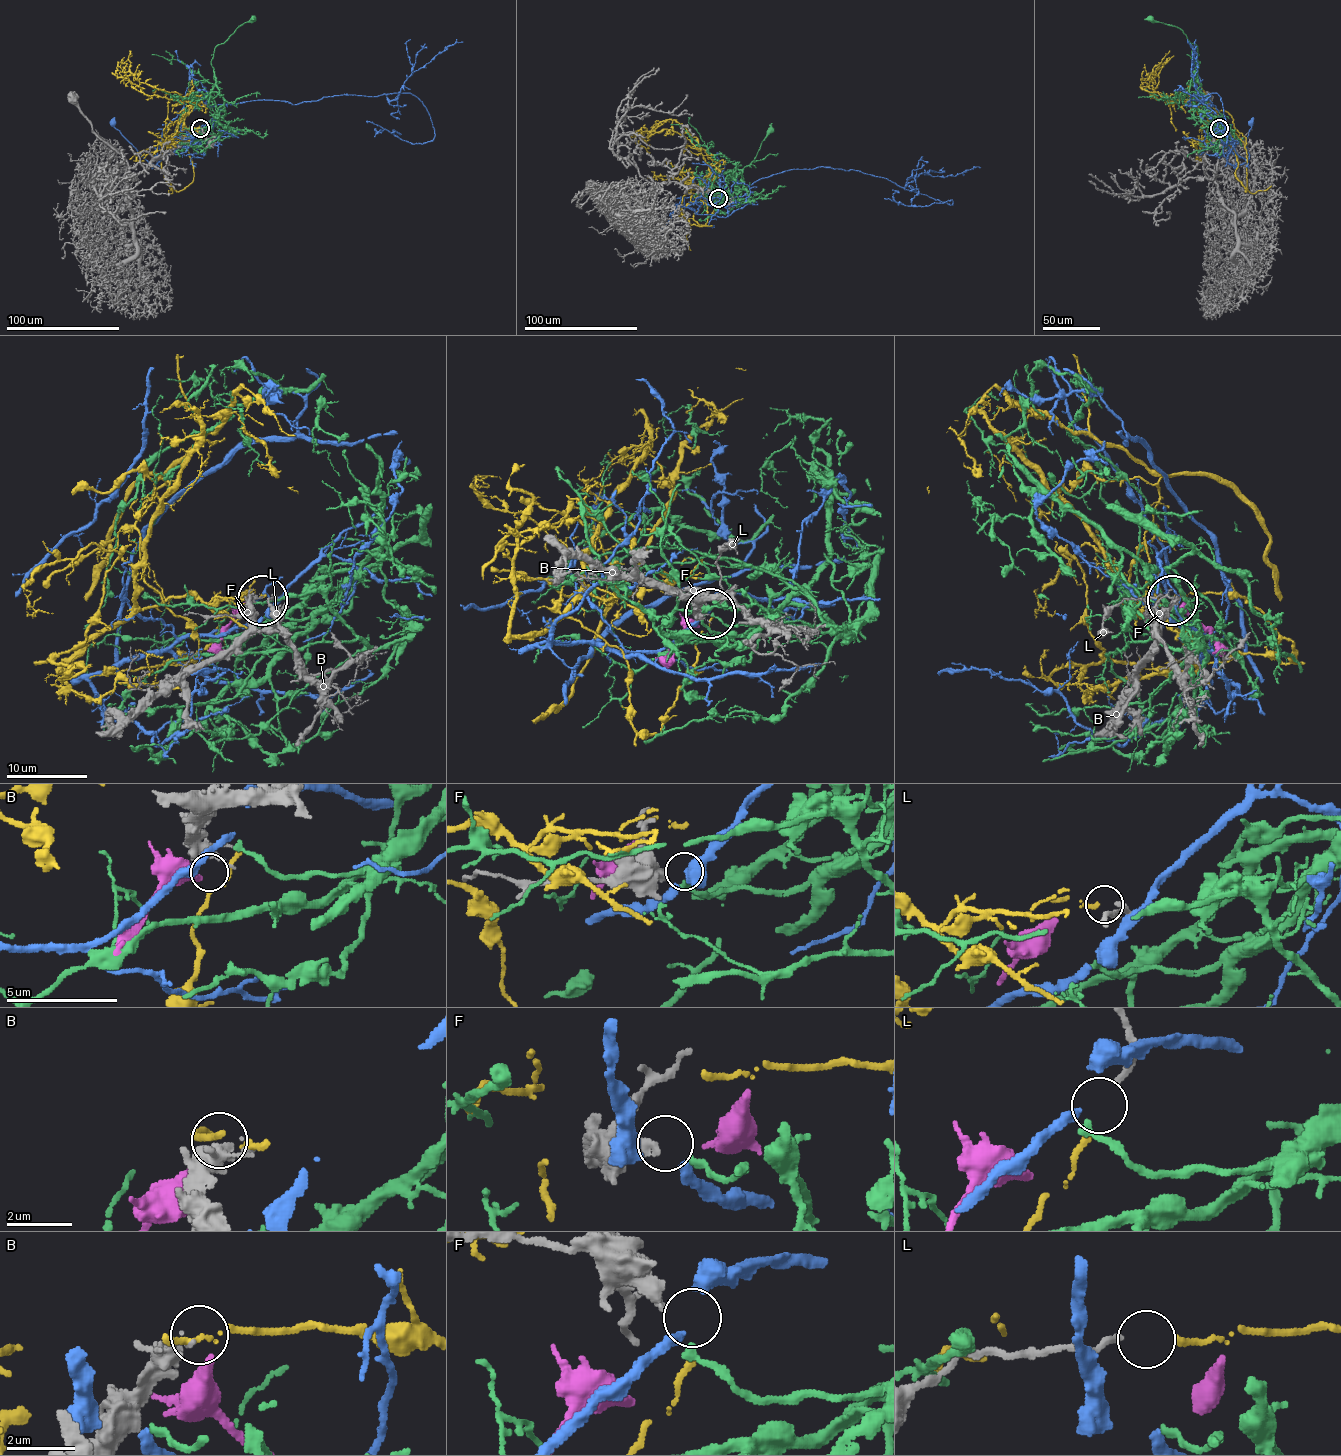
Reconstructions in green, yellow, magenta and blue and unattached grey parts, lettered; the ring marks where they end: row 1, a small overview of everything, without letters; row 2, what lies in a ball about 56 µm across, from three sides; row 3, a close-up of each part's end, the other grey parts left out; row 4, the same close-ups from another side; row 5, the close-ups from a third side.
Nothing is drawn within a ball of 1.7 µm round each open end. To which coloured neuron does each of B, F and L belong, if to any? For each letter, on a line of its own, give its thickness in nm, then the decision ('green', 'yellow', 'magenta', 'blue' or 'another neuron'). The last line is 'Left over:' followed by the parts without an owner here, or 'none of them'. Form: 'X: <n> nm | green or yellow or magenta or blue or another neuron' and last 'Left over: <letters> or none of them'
B: 70 nm | magenta
F: 400 nm | green
L: 180 nm | yellow
Left over: none of them

